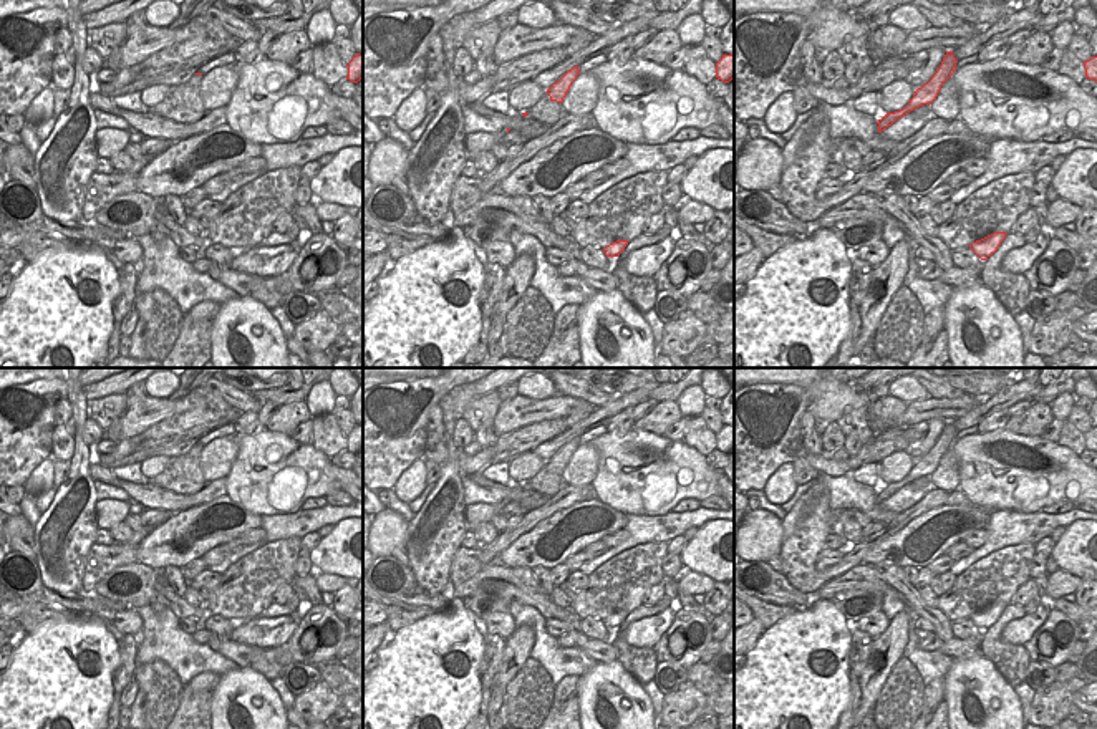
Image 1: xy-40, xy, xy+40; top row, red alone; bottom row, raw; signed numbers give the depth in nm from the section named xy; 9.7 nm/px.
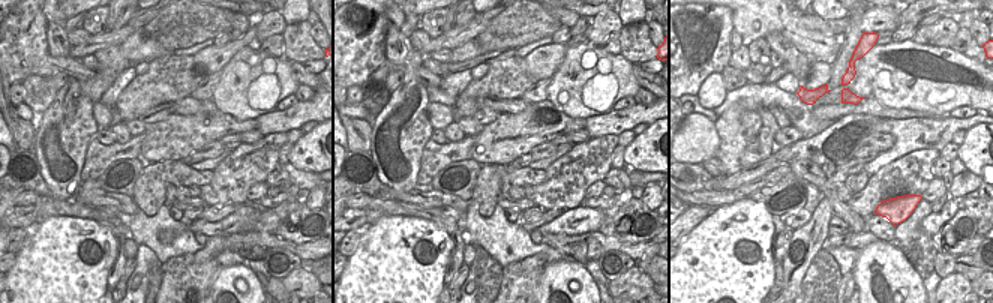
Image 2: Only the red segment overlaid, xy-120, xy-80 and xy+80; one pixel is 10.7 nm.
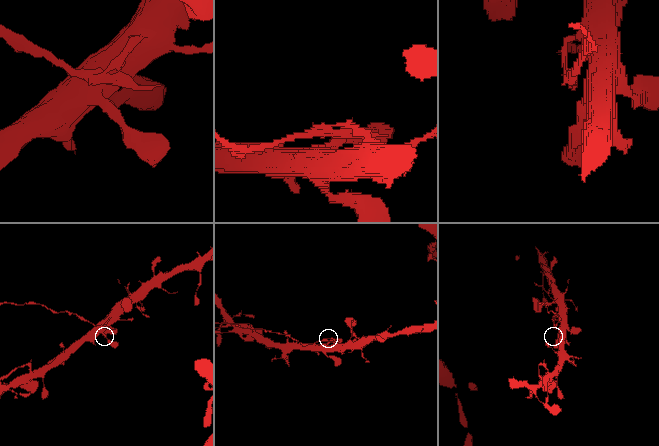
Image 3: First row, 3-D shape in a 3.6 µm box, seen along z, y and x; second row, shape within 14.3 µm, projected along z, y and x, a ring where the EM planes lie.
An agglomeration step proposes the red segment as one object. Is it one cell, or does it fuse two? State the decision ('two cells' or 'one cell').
two cells

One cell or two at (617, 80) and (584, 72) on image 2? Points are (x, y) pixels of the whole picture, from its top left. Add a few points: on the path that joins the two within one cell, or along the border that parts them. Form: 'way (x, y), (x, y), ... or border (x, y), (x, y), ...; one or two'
way (609, 80), (591, 80); one

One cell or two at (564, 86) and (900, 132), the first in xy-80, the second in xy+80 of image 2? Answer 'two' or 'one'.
two

